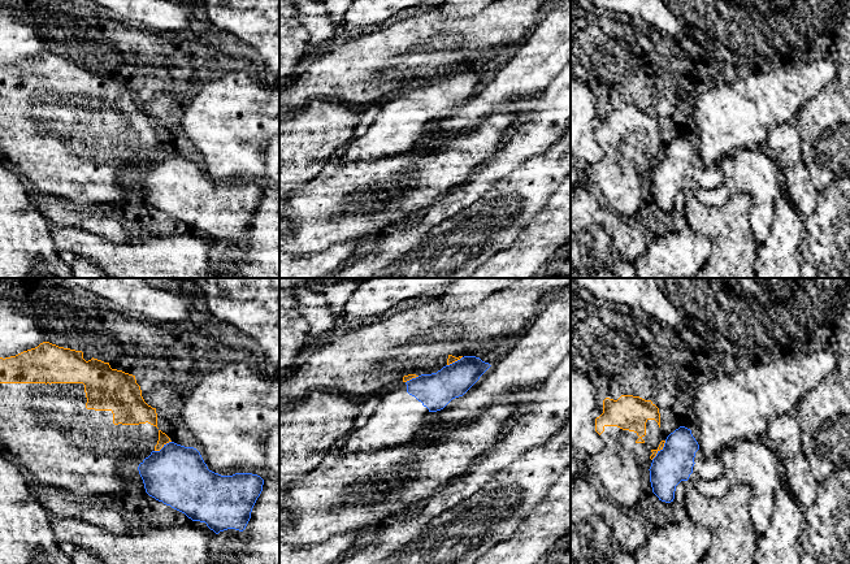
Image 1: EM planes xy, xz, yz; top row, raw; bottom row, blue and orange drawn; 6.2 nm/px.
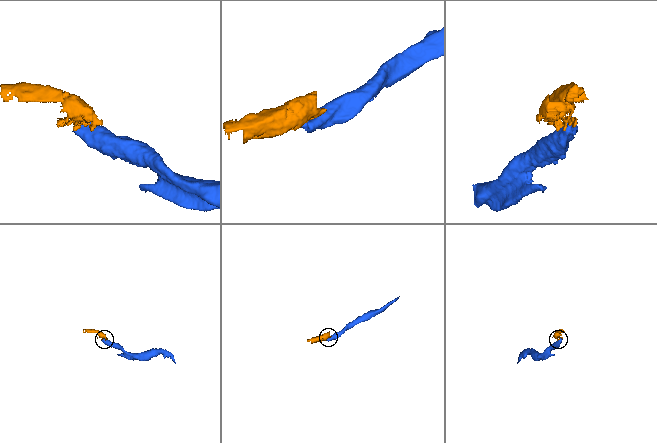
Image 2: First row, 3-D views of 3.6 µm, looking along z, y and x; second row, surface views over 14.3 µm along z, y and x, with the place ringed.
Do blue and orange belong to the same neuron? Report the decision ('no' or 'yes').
no

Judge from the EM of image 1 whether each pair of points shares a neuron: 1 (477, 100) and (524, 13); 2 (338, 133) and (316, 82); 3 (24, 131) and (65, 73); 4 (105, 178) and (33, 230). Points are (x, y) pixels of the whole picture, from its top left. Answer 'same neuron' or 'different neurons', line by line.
1: different neurons
2: different neurons
3: same neuron
4: different neurons

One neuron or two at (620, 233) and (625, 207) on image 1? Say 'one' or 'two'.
two

